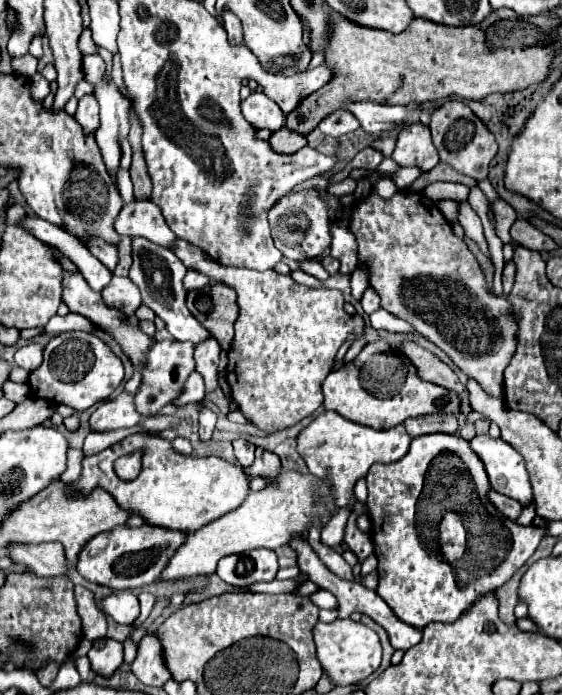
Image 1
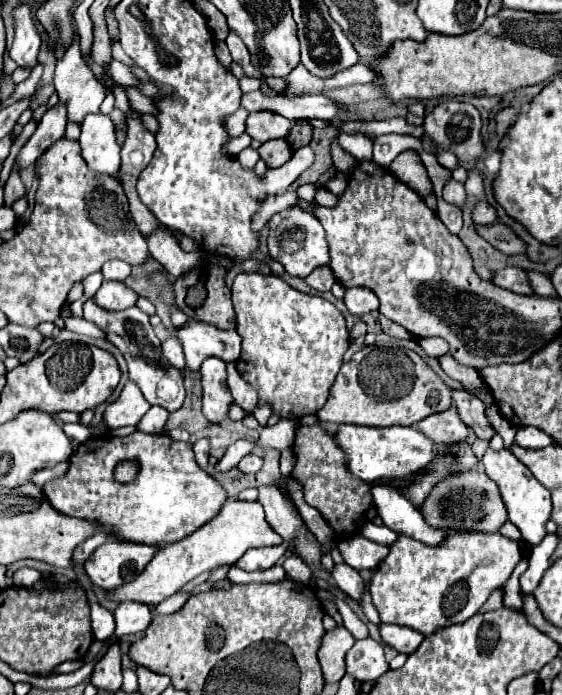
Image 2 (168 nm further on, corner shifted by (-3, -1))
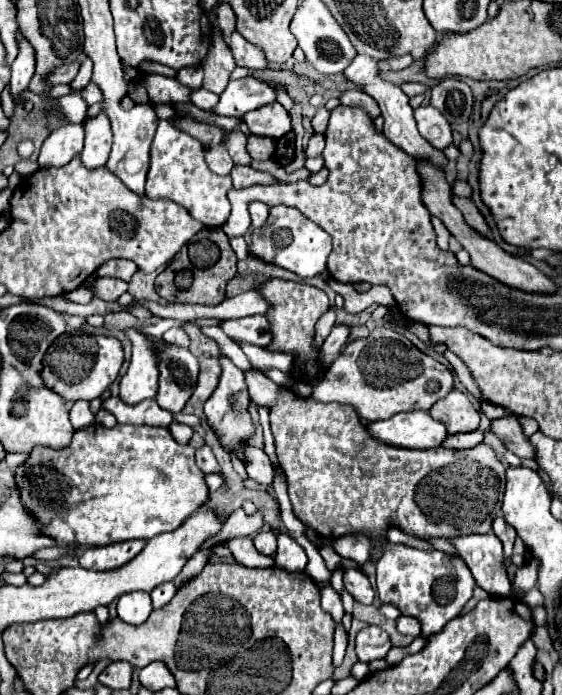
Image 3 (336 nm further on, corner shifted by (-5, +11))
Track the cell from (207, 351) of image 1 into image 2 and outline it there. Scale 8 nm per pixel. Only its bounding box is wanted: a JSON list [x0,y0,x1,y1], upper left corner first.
[201,358,233,424]

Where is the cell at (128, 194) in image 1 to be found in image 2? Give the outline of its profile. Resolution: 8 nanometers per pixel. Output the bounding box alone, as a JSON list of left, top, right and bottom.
[81,114,121,176]

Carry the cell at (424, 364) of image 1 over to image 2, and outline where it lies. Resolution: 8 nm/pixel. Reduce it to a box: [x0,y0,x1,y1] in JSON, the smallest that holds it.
[453,390,497,442]

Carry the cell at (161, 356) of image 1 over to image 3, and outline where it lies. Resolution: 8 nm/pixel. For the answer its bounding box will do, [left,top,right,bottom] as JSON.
[163,328,189,348]

